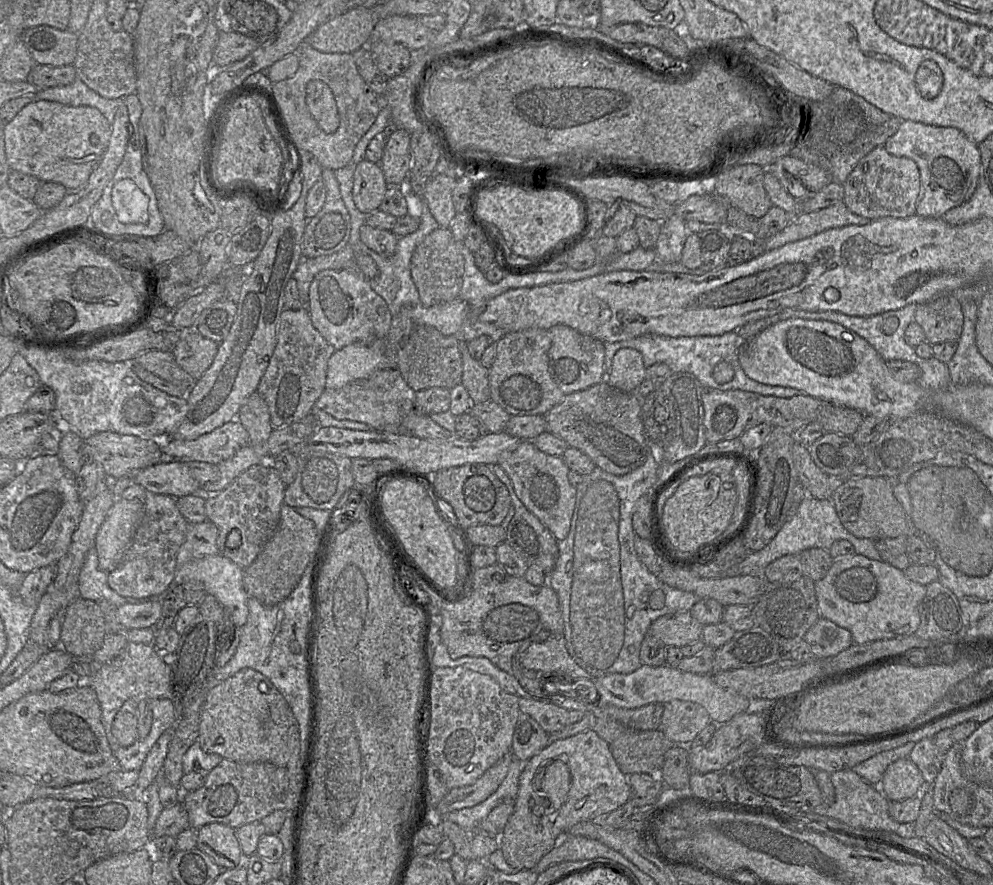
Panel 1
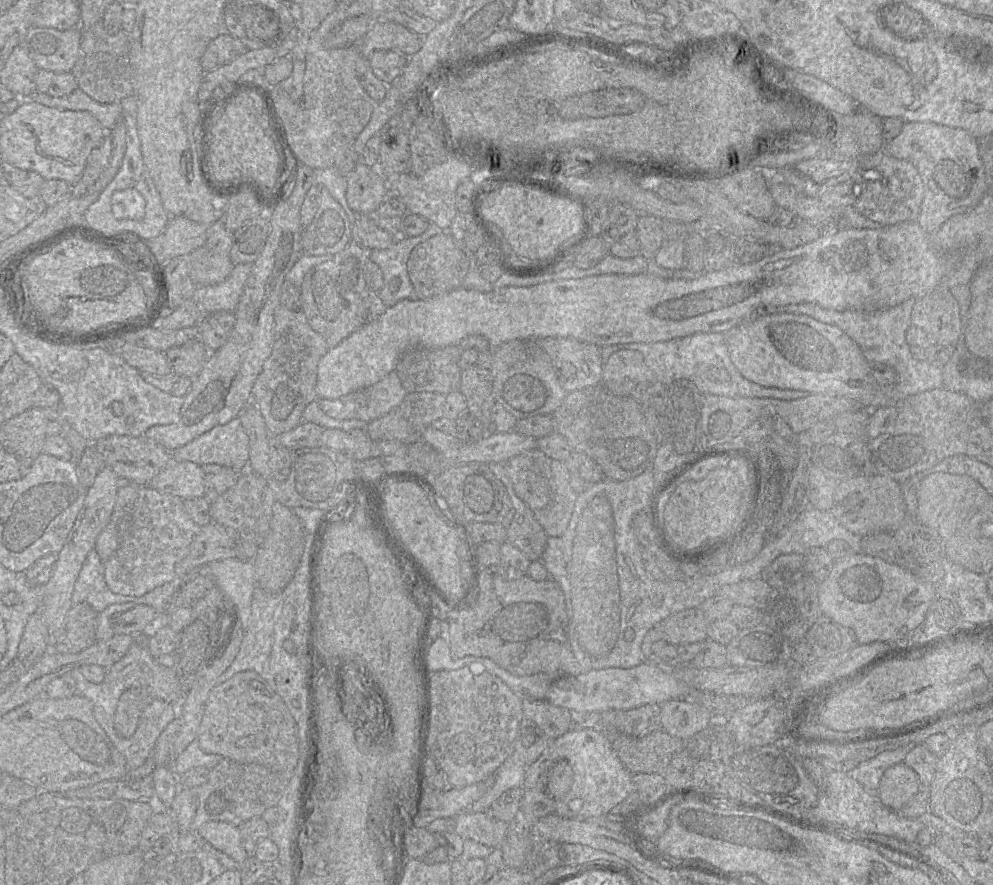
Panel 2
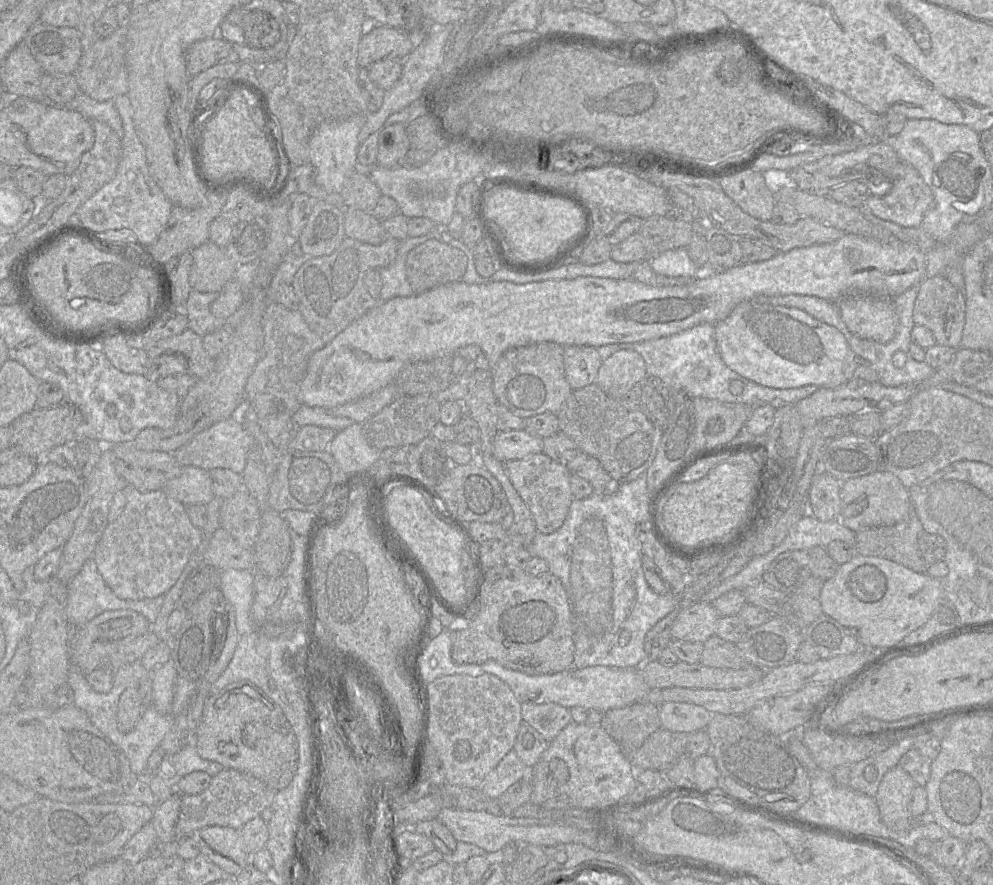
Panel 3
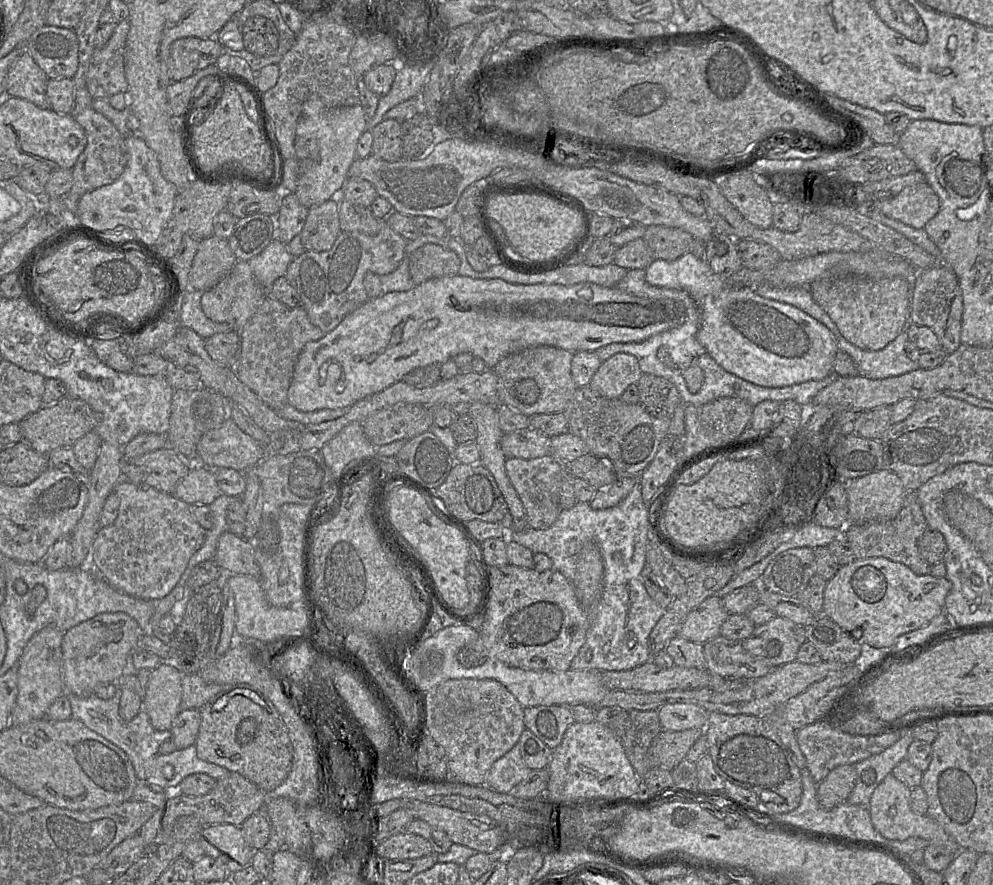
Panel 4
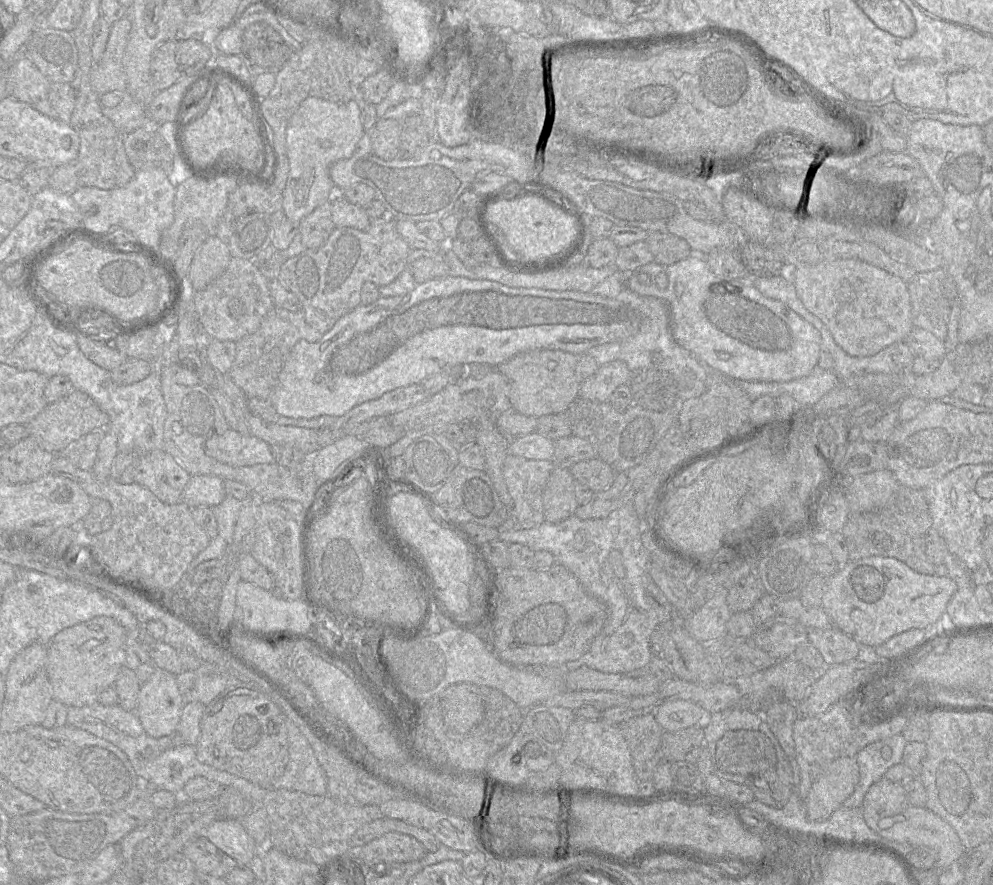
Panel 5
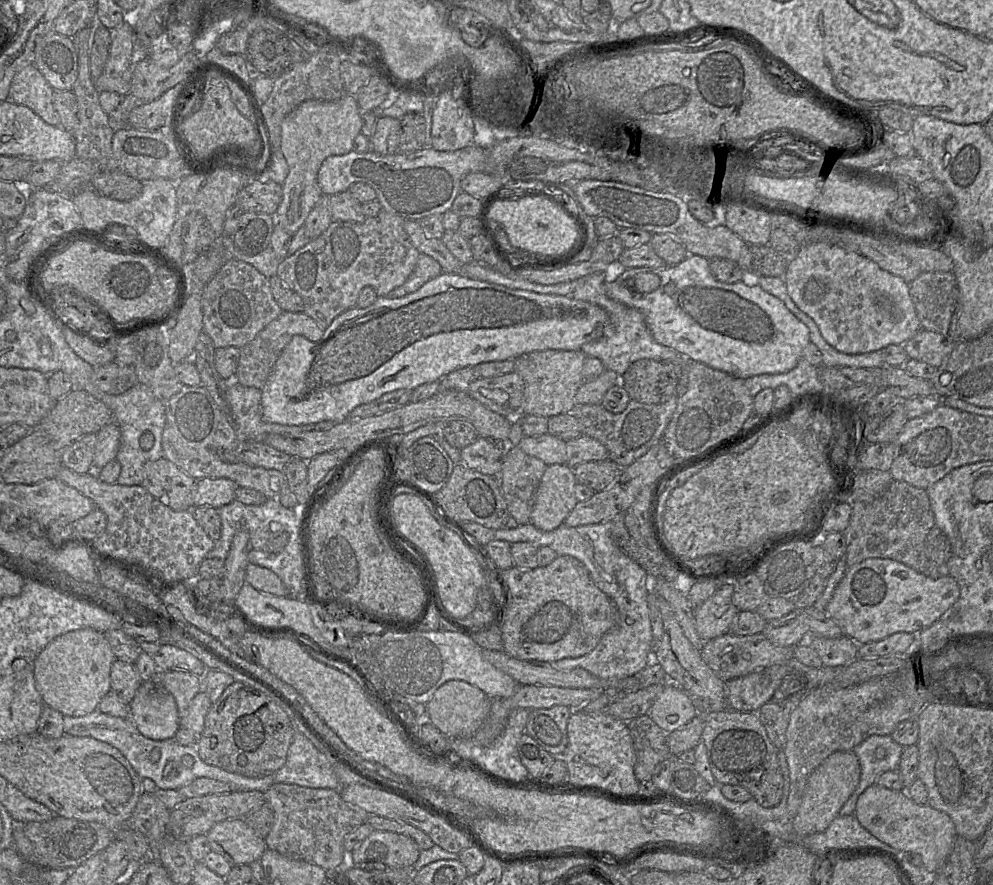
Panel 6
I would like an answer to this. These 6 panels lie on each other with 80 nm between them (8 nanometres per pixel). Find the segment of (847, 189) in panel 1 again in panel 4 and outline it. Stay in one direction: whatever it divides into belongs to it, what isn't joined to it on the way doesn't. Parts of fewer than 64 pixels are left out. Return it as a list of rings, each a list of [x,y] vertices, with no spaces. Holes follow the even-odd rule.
[[[927,182],[905,187],[897,195],[879,199],[867,209],[877,209],[883,215],[911,227],[921,229],[940,208],[938,195]]]

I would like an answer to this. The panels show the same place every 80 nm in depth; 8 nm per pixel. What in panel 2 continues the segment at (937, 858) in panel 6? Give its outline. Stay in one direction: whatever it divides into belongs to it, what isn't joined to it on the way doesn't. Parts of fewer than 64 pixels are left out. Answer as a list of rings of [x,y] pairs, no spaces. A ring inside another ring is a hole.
[[[904,762],[889,767],[883,774],[877,796],[889,809],[899,812],[921,789],[917,773]]]

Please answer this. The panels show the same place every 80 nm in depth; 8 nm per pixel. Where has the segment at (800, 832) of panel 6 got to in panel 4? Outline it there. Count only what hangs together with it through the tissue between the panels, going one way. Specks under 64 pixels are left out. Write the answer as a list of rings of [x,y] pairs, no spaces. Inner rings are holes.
[[[854,764],[841,765],[831,770],[818,784],[817,800],[819,805],[830,810],[846,802],[854,788],[855,780]]]

